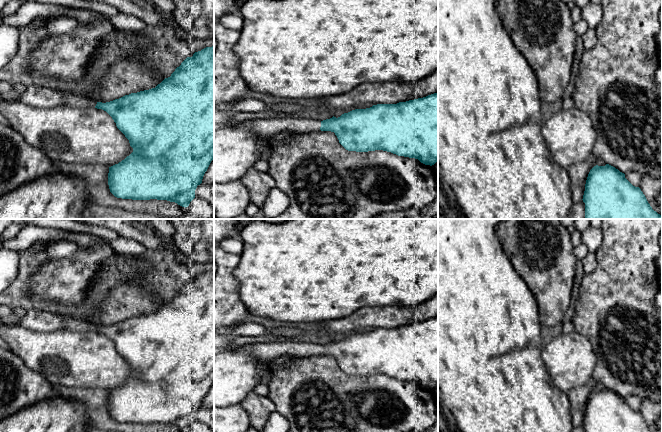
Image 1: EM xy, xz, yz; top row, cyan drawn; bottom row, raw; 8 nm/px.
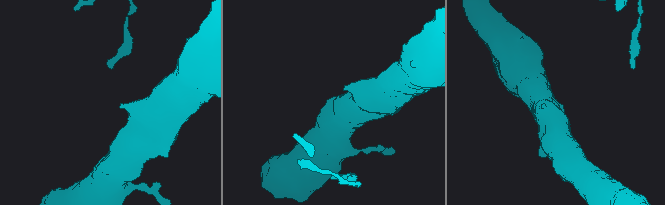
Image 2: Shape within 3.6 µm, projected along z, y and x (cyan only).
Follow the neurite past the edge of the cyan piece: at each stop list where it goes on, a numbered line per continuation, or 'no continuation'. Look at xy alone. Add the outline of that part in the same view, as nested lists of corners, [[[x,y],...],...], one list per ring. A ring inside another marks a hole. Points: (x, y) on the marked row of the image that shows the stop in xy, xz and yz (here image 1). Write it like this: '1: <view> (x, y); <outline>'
1: xy (34, 95); [[[30,84],[26,86],[23,93],[19,95],[18,101],[38,108],[51,108],[60,105],[76,107],[76,108],[94,108],[96,101],[73,94],[71,92],[63,93],[62,91]]]

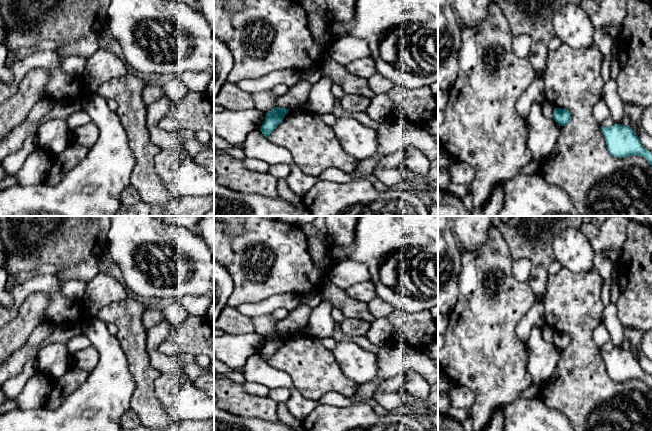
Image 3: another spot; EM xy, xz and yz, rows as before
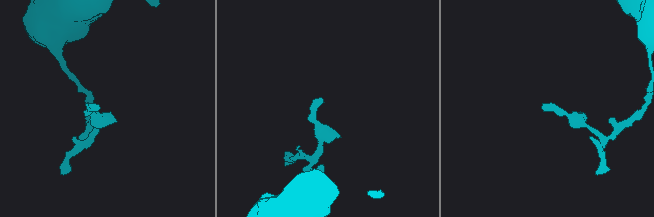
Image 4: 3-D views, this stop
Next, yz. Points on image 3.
no continuation

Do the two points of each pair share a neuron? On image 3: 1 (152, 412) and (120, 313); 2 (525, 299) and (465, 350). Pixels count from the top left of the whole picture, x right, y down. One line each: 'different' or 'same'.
1: same
2: same

